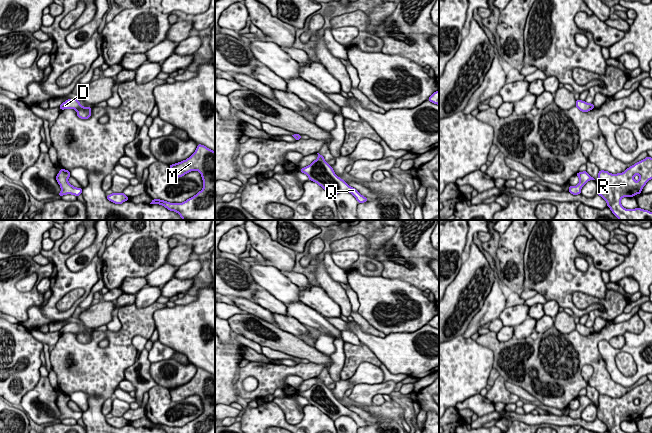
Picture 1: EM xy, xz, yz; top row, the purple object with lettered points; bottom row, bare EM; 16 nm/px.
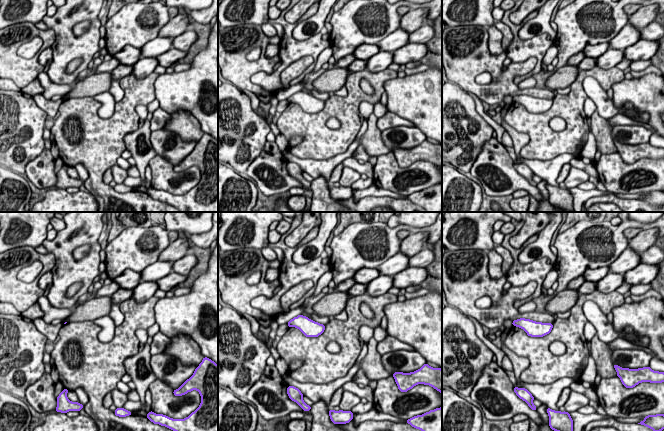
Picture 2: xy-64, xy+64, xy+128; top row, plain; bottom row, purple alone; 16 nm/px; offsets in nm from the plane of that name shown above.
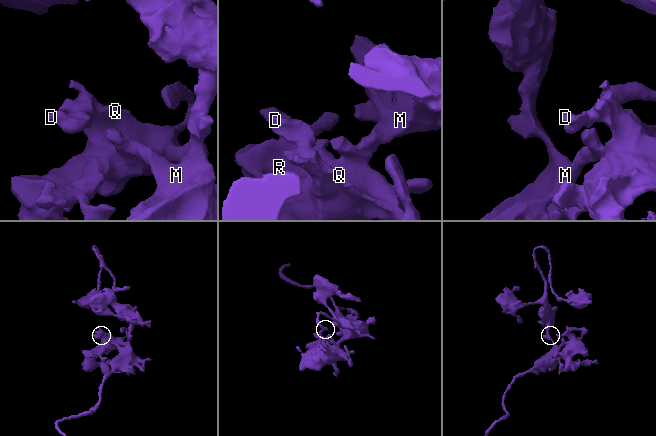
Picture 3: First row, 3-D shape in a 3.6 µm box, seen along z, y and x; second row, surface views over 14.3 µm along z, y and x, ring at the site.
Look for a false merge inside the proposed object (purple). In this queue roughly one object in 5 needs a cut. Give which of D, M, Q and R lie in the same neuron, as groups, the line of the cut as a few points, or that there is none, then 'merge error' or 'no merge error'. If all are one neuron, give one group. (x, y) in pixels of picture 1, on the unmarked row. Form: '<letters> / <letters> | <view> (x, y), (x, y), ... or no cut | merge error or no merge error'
D M Q R | no cut | no merge error

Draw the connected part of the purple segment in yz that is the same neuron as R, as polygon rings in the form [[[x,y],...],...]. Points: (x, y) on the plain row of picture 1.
[[[647,380],[622,397],[600,394],[598,403],[597,418],[606,425],[607,431],[626,433],[621,429],[621,423],[641,418],[643,411],[652,403],[652,382]]]

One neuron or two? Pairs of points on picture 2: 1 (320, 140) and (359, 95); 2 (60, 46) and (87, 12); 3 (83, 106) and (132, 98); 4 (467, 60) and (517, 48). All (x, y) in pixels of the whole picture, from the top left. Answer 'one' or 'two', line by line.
1: one
2: one
3: one
4: two

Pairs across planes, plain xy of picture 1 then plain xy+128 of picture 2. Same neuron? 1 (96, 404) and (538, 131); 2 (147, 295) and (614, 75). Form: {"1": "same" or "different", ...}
{"1": "same", "2": "different"}

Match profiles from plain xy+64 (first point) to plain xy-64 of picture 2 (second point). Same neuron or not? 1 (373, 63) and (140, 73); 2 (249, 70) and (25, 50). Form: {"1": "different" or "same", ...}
{"1": "same", "2": "different"}

